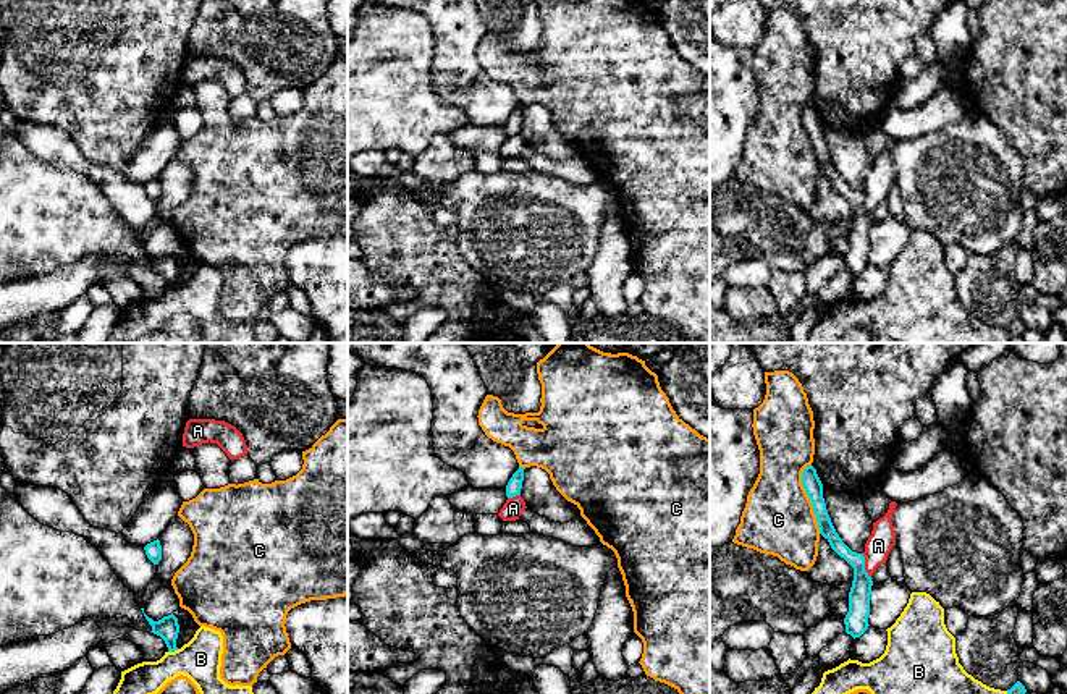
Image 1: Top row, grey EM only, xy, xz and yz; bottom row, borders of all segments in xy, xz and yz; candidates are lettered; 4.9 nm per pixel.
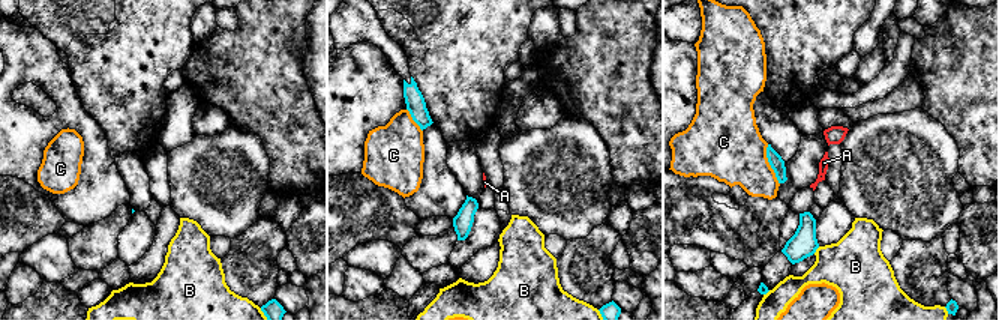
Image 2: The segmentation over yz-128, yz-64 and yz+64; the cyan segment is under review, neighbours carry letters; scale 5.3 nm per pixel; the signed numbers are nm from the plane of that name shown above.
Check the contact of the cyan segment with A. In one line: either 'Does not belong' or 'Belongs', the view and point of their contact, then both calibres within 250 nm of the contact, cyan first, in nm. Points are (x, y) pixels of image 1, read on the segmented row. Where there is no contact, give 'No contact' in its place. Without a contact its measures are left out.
Does not belong. Touches cyan at yz (864, 567). Thickness 110 nm (cyan) against 130 nm

